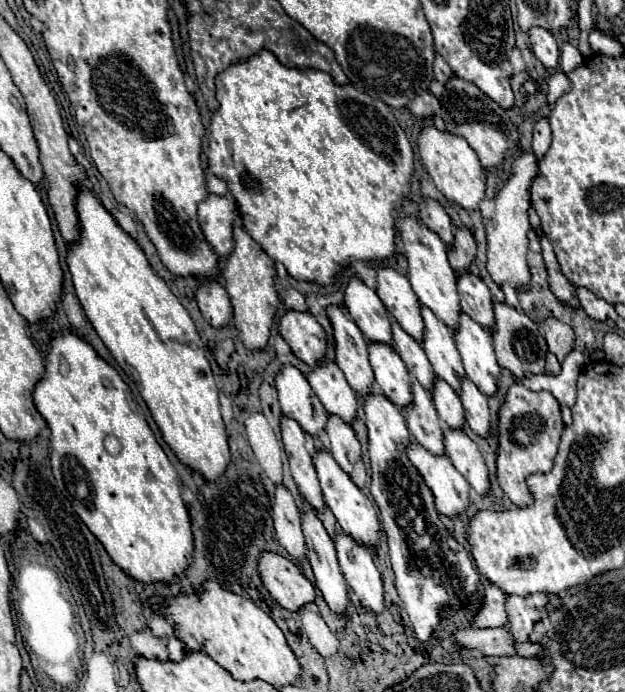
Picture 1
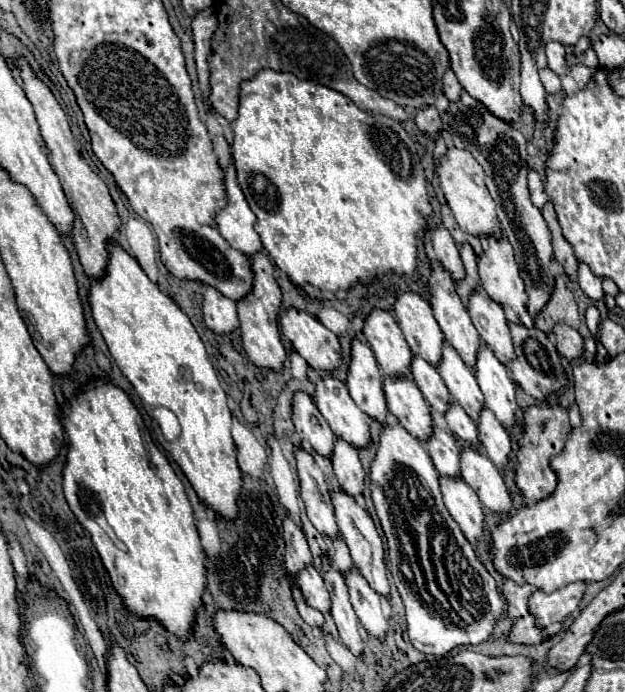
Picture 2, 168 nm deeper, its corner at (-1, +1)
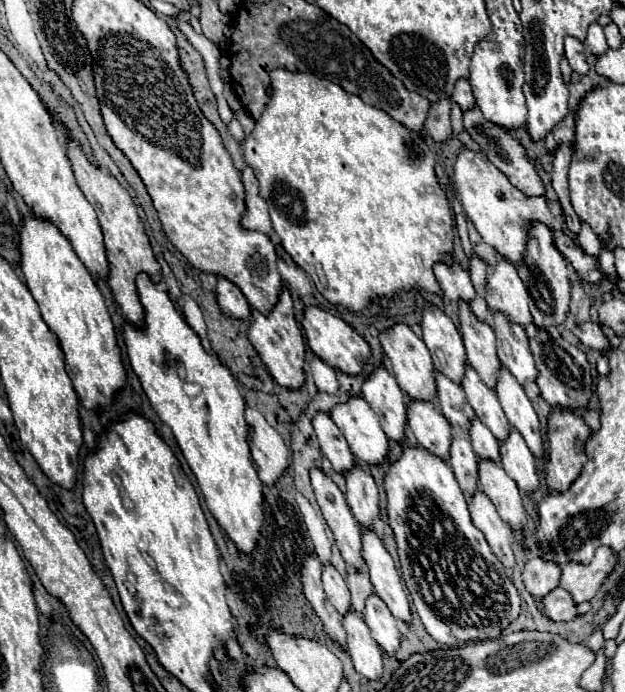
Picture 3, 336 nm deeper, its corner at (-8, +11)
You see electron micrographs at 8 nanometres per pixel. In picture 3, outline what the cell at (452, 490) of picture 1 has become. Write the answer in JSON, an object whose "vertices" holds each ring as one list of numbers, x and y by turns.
{"vertices":[[476,491,468,503,470,503,472,521,486,535,492,553,502,561,504,567,514,569,516,561,512,553,512,529,504,525,504,521,496,513,496,507,482,491]]}

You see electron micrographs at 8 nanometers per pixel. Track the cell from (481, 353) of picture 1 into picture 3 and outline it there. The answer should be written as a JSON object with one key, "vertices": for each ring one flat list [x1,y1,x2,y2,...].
{"vertices":[[504,367,498,373,496,395,498,395,498,401,502,405,504,415,508,417,510,425,524,437,532,455,542,459,546,455,546,451,544,451,544,445,542,445,538,415,536,415,530,399,526,397,522,385]]}

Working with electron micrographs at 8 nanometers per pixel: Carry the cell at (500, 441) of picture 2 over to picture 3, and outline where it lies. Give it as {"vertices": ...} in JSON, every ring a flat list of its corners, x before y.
{"vertices":[[516,429,510,431,508,441,500,443,500,457,504,471,514,479,520,491,530,495,540,487,536,459]]}

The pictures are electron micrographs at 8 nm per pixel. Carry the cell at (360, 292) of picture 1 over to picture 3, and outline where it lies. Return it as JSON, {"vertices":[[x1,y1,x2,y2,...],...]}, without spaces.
{"vertices":[[398,323,394,329,386,331,380,335,382,347,386,357,392,361,392,371,394,377,400,385,400,389,412,399,412,401,436,401,436,379,434,379,434,363,432,357,424,345,424,341,420,337,414,335,414,331,404,325]]}

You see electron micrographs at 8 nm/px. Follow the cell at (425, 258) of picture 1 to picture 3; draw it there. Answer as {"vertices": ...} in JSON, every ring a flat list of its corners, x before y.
{"vertices":[[460,301,460,325,468,363,478,371,482,381,494,389,498,383,500,359,496,355,496,337,492,327,478,321,464,301]]}

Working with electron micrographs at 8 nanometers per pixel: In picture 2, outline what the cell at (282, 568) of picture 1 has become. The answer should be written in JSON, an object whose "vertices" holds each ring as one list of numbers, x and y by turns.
{"vertices":[[313,565,297,571,293,575,293,585,301,589,301,593,305,597,305,603,309,607,313,607,313,609,317,609,321,613,329,611,329,607,331,607,329,593,327,593,327,589,323,585,323,577,319,575,319,571]]}

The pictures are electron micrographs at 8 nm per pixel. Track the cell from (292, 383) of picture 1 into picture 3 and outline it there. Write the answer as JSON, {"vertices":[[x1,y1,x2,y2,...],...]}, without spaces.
{"vertices":[[318,413,314,417,312,425,314,425,316,437,320,441,320,449,322,449,324,457,332,463,334,471,348,473,354,467,356,457,352,455,348,443,344,441,344,435,336,427,336,423,326,413]]}

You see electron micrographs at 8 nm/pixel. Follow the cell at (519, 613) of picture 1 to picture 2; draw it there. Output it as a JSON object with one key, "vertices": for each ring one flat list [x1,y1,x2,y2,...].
{"vertices":[[569,583,549,594,535,591,529,597,529,613,535,617,537,627,547,627,549,617,551,623,557,623,571,615,583,597,583,591,585,583]]}

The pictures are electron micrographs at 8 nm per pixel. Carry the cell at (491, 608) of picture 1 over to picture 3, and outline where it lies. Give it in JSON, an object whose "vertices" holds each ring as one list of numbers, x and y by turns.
{"vertices":[[534,557,526,561,522,581,532,595,546,597,554,587,558,587,560,575,562,575,562,567,558,563]]}

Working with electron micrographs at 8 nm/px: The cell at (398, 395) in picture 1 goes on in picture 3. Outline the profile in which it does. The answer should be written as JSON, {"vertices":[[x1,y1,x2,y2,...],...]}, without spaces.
{"vertices":[[408,401,408,427,412,429,420,447,440,459,450,457,452,425,440,411,436,411,434,403]]}

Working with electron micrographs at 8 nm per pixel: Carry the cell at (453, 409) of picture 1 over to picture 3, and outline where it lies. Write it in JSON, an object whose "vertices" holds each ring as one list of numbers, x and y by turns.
{"vertices":[[474,419,472,427,470,427,470,439,474,445,474,453,478,455,478,459,490,459,490,461,500,461,500,443,492,437,490,429,480,421]]}

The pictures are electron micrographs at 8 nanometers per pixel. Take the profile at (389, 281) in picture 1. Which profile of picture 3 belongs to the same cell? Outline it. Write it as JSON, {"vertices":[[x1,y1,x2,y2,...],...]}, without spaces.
{"vertices":[[426,307,422,317,422,339,432,355,434,367,460,385,466,371,466,351,462,335,452,319,438,307]]}

